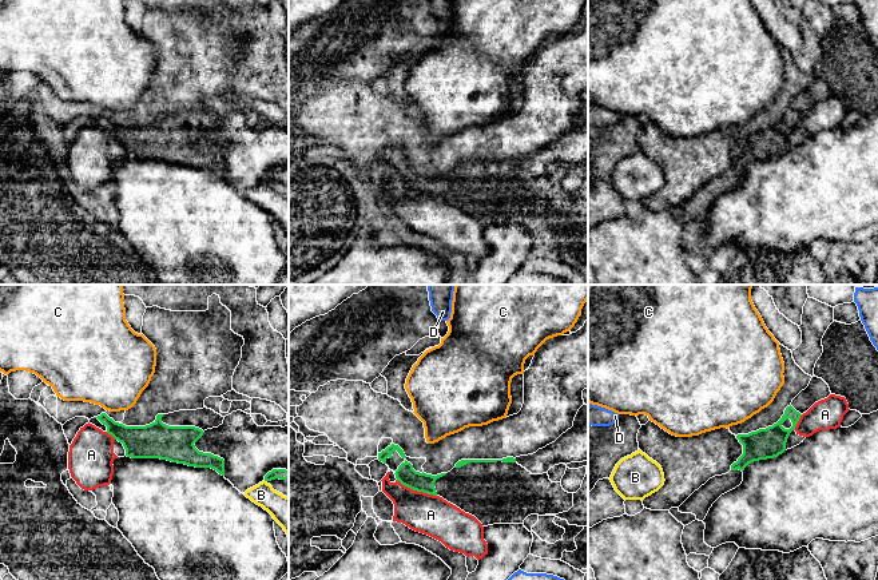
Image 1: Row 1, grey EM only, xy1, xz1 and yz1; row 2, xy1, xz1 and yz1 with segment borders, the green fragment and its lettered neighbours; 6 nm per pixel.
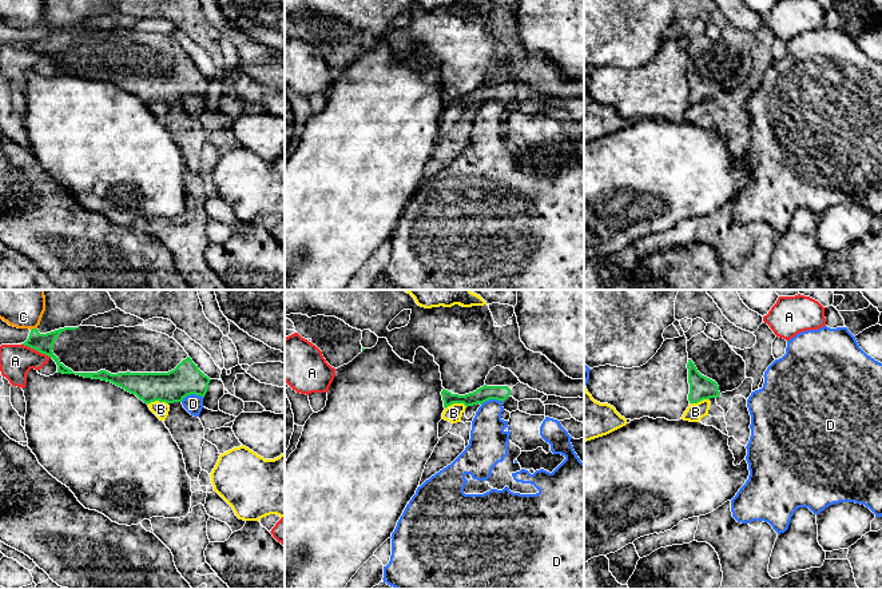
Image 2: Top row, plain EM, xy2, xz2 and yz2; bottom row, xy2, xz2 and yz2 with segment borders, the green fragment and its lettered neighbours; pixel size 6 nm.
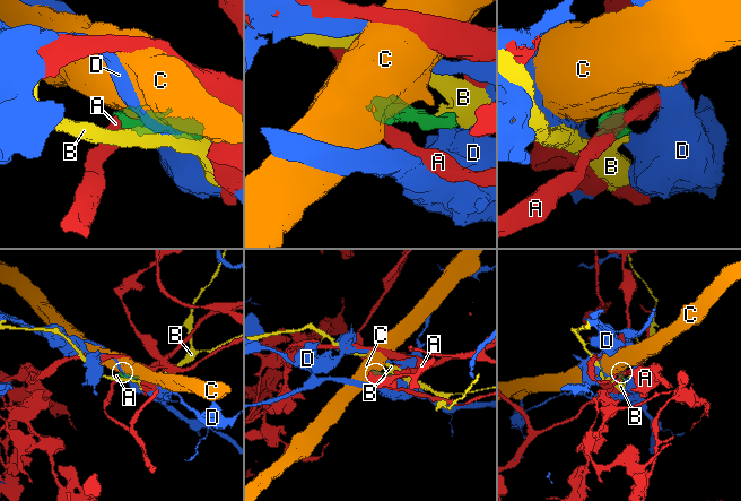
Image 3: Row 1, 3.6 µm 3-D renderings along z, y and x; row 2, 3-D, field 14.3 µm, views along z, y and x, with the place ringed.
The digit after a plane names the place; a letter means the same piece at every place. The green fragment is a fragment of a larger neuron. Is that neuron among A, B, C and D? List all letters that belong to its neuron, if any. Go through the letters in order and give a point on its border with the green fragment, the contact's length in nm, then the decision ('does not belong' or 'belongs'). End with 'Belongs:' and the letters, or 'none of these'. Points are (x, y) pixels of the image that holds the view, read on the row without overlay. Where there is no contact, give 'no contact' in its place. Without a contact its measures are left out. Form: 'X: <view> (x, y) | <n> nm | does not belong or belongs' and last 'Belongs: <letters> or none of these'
A: xz1 (416, 190) | 260 nm | does not belong
B: xz2 (456, 103) | 140 nm | does not belong
C: xy2 (34, 30) | 40 nm | does not belong
D: xy2 (191, 94) | 150 nm | does not belong
Belongs: none of these

